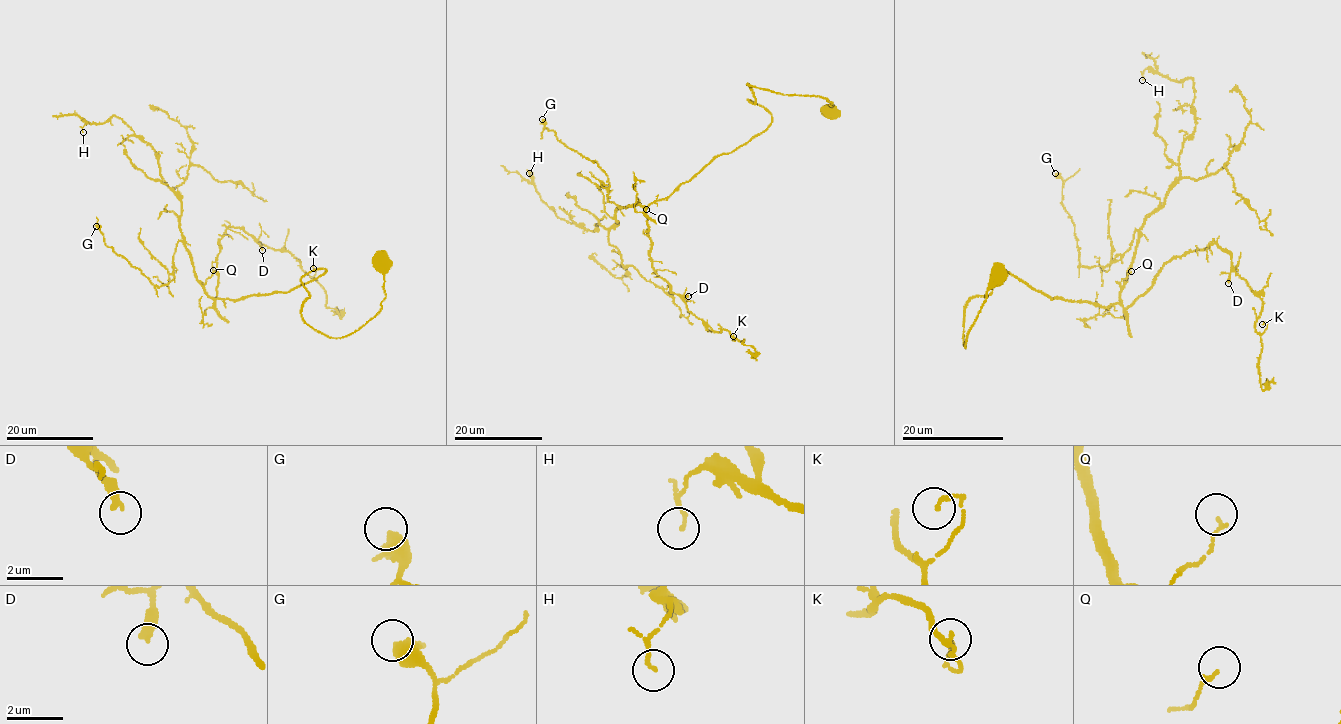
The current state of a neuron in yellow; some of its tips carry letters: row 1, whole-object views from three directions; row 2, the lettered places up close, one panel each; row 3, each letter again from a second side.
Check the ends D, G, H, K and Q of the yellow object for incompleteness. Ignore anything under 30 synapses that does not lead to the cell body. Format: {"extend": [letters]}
{"extend": []}

